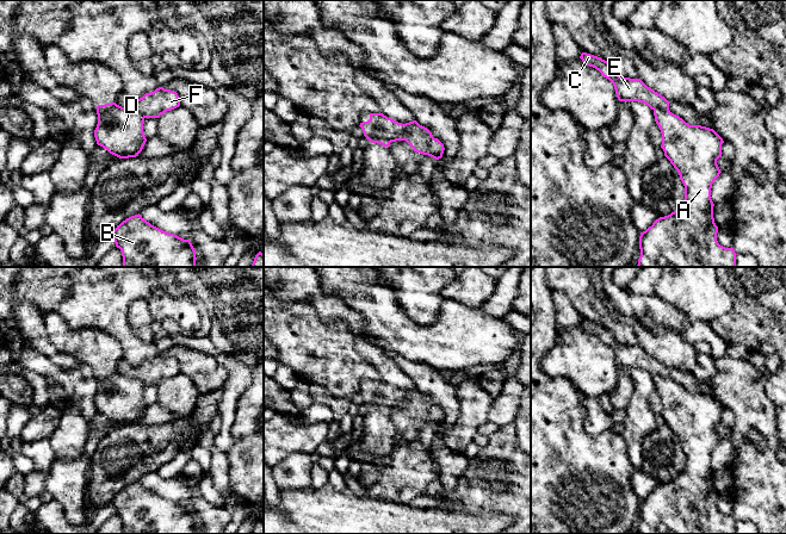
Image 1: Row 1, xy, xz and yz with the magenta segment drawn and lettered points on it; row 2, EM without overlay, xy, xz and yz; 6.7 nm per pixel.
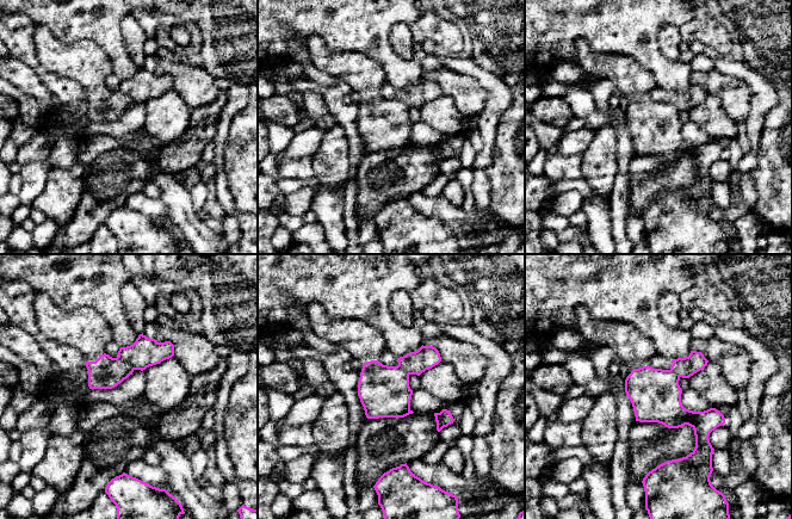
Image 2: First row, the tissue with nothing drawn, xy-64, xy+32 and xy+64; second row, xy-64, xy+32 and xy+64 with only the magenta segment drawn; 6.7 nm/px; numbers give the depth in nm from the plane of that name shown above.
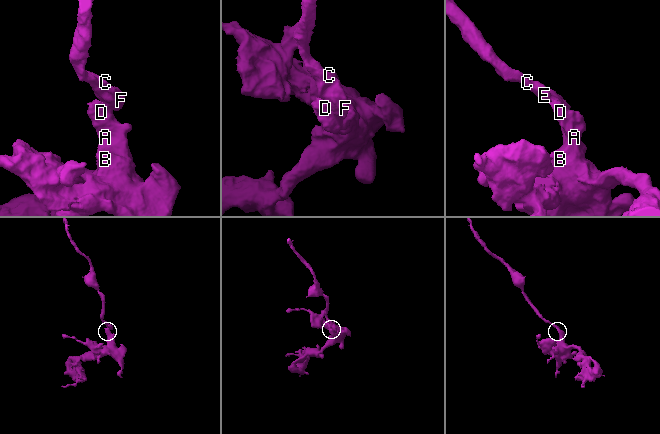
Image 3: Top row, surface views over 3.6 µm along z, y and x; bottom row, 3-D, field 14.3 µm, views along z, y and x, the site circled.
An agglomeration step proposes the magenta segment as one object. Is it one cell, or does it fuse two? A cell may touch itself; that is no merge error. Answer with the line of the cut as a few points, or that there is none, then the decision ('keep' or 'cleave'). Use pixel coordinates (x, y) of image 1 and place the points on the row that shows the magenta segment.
xy (128, 107), (144, 117) | cleave

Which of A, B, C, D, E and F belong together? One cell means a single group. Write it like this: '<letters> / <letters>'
A B D / C E F

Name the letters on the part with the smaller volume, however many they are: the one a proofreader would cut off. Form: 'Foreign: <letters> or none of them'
Foreign: C, E, F

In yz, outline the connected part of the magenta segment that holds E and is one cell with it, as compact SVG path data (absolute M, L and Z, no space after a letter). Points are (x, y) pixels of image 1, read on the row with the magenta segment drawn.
M582 52L580 58L587 66L599 70L604 77L613 83L619 101L639 101L648 105L654 111L669 110L669 101L648 87L640 79L619 76L612 66L601 57Z

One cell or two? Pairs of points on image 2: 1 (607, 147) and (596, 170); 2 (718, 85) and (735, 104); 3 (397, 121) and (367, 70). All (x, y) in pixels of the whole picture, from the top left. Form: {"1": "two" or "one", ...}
{"1": "one", "2": "one", "3": "one"}

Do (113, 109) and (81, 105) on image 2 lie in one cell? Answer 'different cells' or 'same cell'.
different cells

